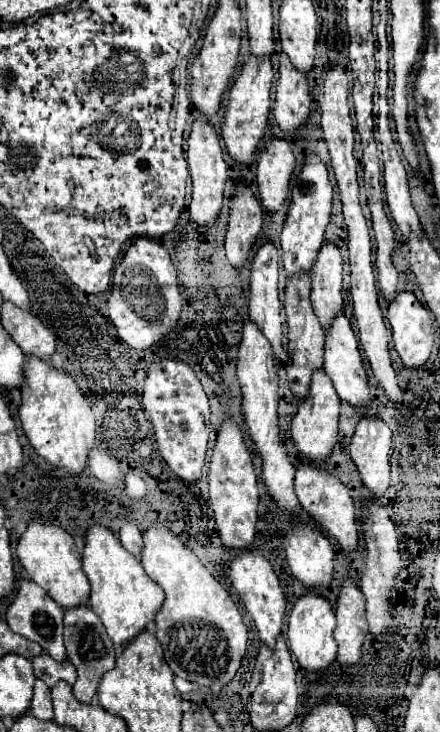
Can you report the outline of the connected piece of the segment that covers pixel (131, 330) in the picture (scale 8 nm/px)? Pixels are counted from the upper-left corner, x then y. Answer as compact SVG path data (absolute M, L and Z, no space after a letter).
M141 236L131 242L123 258L115 264L107 308L109 318L115 324L121 340L125 340L135 350L153 346L175 326L181 314L177 272L167 250L157 240Z

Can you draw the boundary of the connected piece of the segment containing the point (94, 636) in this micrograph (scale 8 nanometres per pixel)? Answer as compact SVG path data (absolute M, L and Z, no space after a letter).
M79 606L73 610L65 610L65 646L69 654L69 662L77 668L77 682L73 686L73 694L83 704L93 704L97 696L99 682L105 672L115 668L115 646L109 642L109 636L105 634L105 626L101 626L101 620L89 606Z

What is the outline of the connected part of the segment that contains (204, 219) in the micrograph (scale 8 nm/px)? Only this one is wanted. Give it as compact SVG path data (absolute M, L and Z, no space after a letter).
M197 118L191 126L191 132L187 138L187 160L189 160L191 178L193 178L193 200L189 206L191 220L197 224L211 224L219 216L219 210L223 204L223 190L225 190L225 182L227 182L227 164L223 160L223 150L219 146L217 132L213 130L213 126L207 118Z

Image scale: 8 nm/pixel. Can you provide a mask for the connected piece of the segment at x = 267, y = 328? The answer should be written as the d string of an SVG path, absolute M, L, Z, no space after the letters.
M263 240L257 248L251 264L251 294L249 294L249 316L261 326L263 334L269 338L275 356L281 354L281 302L279 302L279 288L277 288L277 274L279 274L279 250L271 240Z

